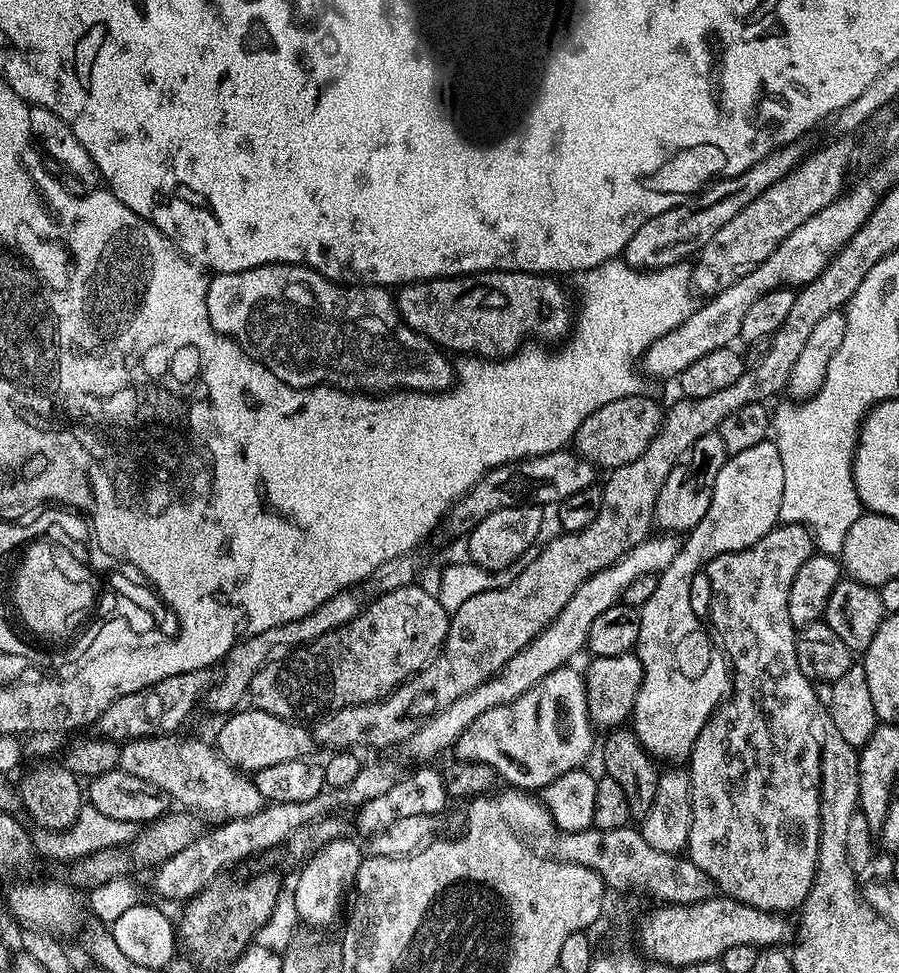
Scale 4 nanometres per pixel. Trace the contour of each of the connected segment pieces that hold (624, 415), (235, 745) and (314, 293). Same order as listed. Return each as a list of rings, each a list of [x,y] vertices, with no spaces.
[[[648,394],[618,398],[618,402],[606,402],[606,406],[594,410],[594,414],[590,414],[590,418],[586,418],[582,426],[578,426],[574,437],[574,451],[597,469],[621,468],[634,462],[634,458],[638,458],[638,454],[642,454],[642,450],[650,446],[660,429],[661,419],[662,408]]]
[[[244,706],[231,713],[214,739],[214,747],[226,763],[243,774],[255,774],[278,762],[290,762],[311,757],[312,736],[291,719],[275,716],[255,706]]]
[[[263,264],[257,268],[242,270],[241,272],[221,272],[213,275],[208,281],[206,306],[214,330],[218,330],[223,336],[229,336],[231,340],[235,340],[249,359],[259,360],[260,363],[265,364],[274,374],[274,378],[286,382],[292,388],[327,386],[342,388],[346,392],[357,394],[391,394],[397,390],[435,394],[449,391],[454,384],[453,361],[448,361],[447,358],[449,359],[449,357],[437,348],[432,341],[425,340],[410,325],[404,323],[404,319],[400,317],[396,309],[393,293],[386,288],[379,286],[341,286],[335,284],[333,280],[327,280],[322,274],[318,274],[313,268],[308,268],[304,264]]]

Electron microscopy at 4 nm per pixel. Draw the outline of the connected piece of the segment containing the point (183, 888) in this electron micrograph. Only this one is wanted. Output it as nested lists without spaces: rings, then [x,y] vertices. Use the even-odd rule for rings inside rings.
[[[324,791],[306,802],[290,804],[269,803],[257,816],[245,820],[219,823],[213,832],[200,834],[184,850],[155,869],[152,888],[164,900],[183,902],[197,896],[207,884],[221,875],[223,868],[232,868],[259,852],[268,852],[287,842],[299,827],[324,817]]]

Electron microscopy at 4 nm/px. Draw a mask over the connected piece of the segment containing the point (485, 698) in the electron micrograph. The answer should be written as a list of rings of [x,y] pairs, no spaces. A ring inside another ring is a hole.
[[[672,534],[664,537],[649,537],[627,552],[618,562],[611,564],[609,568],[603,568],[598,574],[582,584],[574,592],[574,597],[563,607],[563,610],[539,633],[530,644],[519,651],[506,666],[496,673],[495,677],[488,679],[482,686],[476,687],[470,694],[463,695],[452,703],[450,710],[442,714],[440,718],[423,721],[416,732],[405,740],[400,751],[403,756],[414,762],[413,764],[426,764],[435,760],[436,756],[448,751],[455,745],[462,730],[466,730],[476,718],[499,705],[506,705],[516,700],[526,690],[530,690],[541,681],[546,674],[552,673],[558,668],[565,667],[572,662],[572,658],[585,649],[588,642],[589,630],[599,614],[608,610],[610,606],[619,603],[624,592],[642,576],[659,575],[670,566],[677,556],[679,539]],[[664,539],[664,541],[662,540]]]

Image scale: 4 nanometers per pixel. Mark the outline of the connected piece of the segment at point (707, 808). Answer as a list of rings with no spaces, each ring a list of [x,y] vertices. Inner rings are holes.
[[[781,523],[763,536],[758,542],[754,542],[752,548],[746,550],[738,550],[737,552],[727,552],[718,558],[714,558],[708,563],[706,569],[706,577],[708,576],[708,588],[712,591],[712,624],[710,620],[710,628],[718,637],[719,643],[722,645],[722,651],[732,670],[732,690],[727,700],[716,709],[716,713],[708,719],[708,722],[702,734],[698,734],[698,738],[692,747],[692,754],[686,764],[686,771],[688,774],[688,781],[692,783],[692,825],[690,826],[690,838],[688,839],[688,847],[686,849],[686,856],[692,860],[694,865],[708,875],[715,887],[719,889],[723,895],[729,896],[731,900],[742,902],[746,906],[754,906],[758,910],[766,910],[767,912],[775,912],[777,914],[795,913],[797,909],[804,903],[804,899],[810,894],[812,883],[814,882],[814,874],[816,873],[816,863],[818,862],[818,842],[820,841],[820,762],[822,759],[822,740],[821,737],[816,737],[814,726],[816,724],[816,689],[817,685],[813,681],[808,680],[806,674],[799,669],[798,656],[795,652],[796,637],[798,629],[790,622],[790,610],[788,609],[788,599],[790,598],[790,582],[794,582],[794,574],[798,574],[798,566],[802,566],[802,562],[806,562],[806,558],[814,555],[814,545],[812,543],[812,534],[807,528],[799,524]]]

